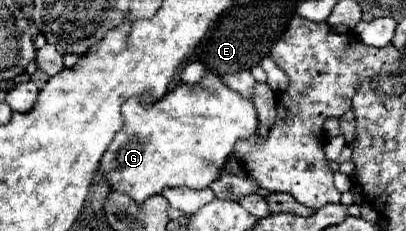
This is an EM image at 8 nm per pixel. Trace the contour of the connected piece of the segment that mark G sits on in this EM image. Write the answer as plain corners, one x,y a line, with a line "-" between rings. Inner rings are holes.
206,72
198,84
180,82
152,106
130,98
122,114
124,128
102,156
100,170
112,190
128,194
138,204
164,188
208,188
220,176
234,144
250,138
258,128
254,102
230,90
212,72

